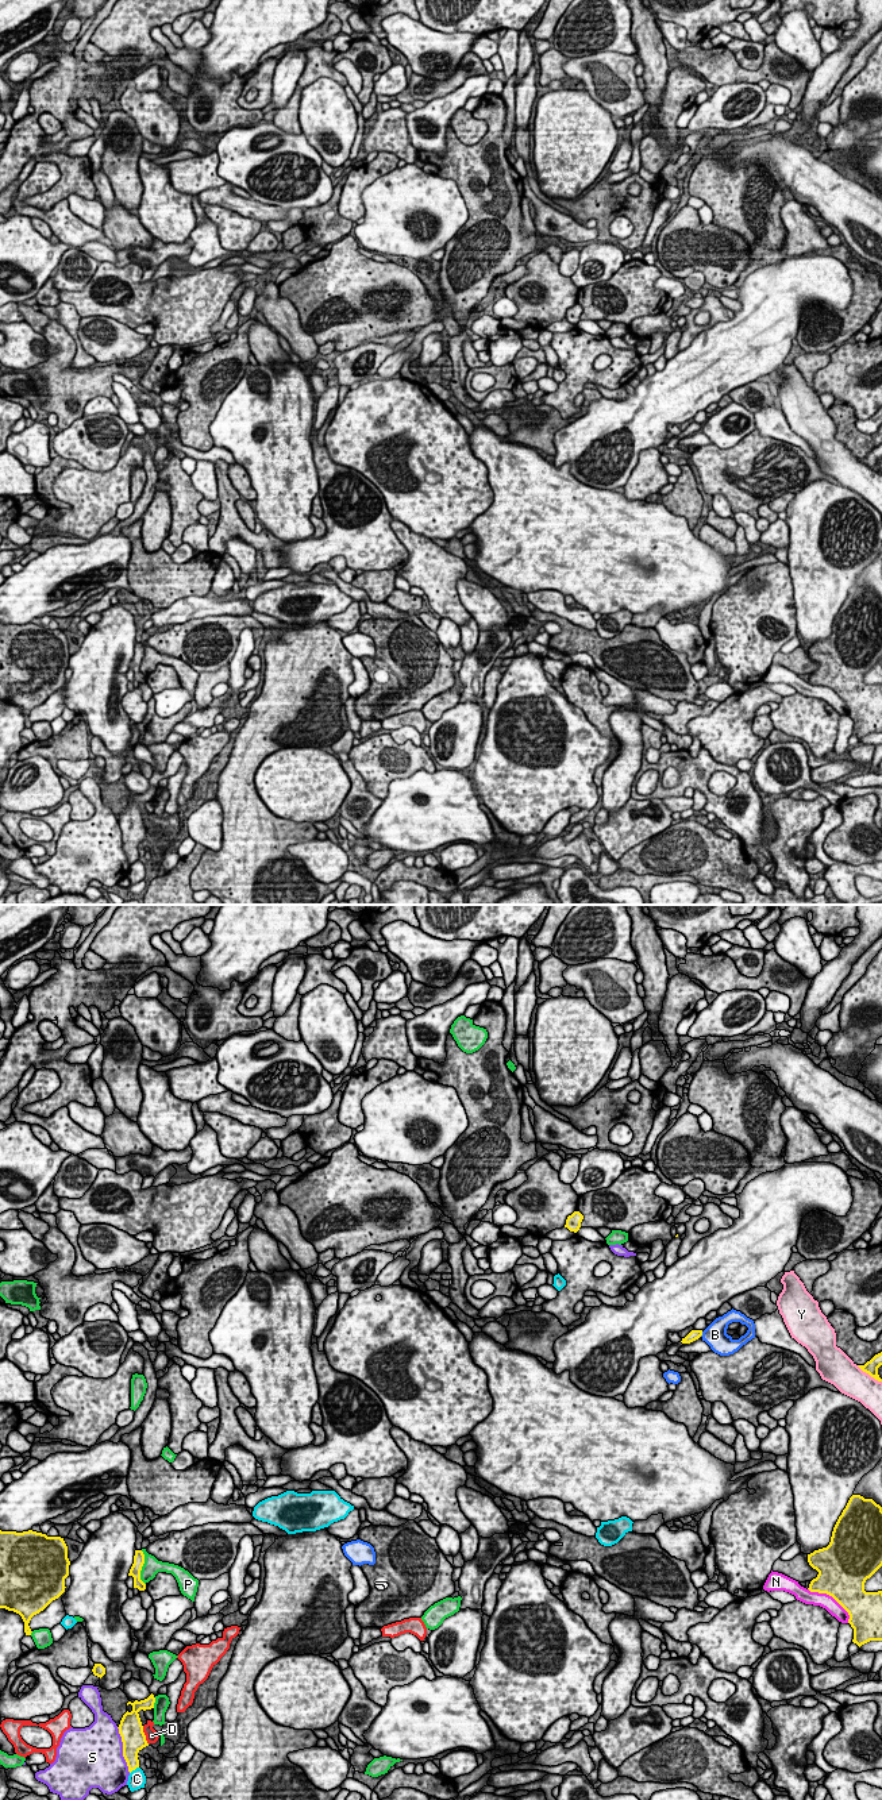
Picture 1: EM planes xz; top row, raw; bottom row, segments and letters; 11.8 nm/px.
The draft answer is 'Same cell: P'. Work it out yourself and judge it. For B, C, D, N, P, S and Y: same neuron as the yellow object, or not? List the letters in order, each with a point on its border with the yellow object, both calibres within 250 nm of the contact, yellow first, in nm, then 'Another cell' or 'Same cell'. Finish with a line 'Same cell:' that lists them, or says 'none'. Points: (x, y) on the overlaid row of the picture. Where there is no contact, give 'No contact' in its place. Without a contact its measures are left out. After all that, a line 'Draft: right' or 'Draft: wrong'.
B: Touches yellow at xz (701, 1334). Thickness 130 nm (yellow) against 280 nm. Another cell
C: Touches yellow at xz (134, 1769). Thickness 190 nm (yellow) against 220 nm. Another cell
D: Touches yellow at xz (145, 1735). Thickness 280 nm (yellow) against 160 nm. Another cell
N: Touches yellow at xz (832, 1596). Thickness 500 nm (yellow) against 170 nm. Another cell
P: Touches yellow at xz (141, 1568). Thickness 130 nm (yellow) against 200 nm. Another cell
S: Touches yellow at xz (123, 1750). Thickness 280 nm (yellow) against 480 nm. Another cell
Y: Touches yellow at xz (869, 1373). Thickness 160 nm (yellow) against 360 nm. Another cell
Same cell: none
Draft: wrong

